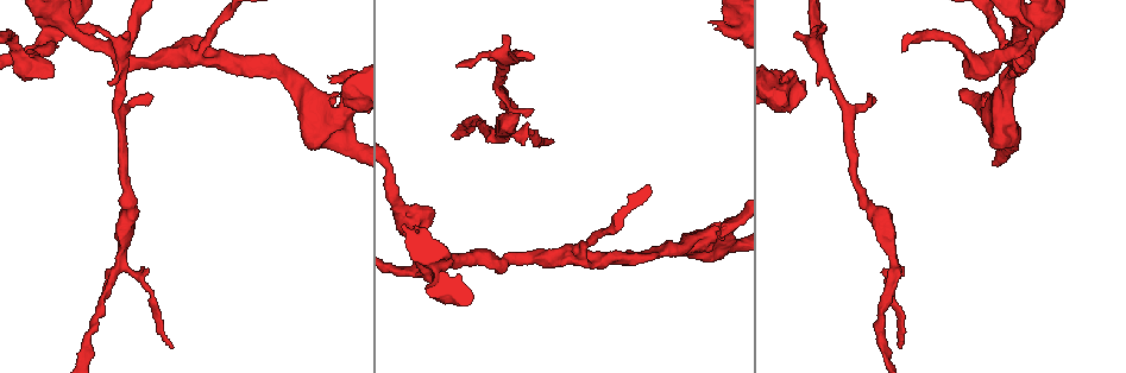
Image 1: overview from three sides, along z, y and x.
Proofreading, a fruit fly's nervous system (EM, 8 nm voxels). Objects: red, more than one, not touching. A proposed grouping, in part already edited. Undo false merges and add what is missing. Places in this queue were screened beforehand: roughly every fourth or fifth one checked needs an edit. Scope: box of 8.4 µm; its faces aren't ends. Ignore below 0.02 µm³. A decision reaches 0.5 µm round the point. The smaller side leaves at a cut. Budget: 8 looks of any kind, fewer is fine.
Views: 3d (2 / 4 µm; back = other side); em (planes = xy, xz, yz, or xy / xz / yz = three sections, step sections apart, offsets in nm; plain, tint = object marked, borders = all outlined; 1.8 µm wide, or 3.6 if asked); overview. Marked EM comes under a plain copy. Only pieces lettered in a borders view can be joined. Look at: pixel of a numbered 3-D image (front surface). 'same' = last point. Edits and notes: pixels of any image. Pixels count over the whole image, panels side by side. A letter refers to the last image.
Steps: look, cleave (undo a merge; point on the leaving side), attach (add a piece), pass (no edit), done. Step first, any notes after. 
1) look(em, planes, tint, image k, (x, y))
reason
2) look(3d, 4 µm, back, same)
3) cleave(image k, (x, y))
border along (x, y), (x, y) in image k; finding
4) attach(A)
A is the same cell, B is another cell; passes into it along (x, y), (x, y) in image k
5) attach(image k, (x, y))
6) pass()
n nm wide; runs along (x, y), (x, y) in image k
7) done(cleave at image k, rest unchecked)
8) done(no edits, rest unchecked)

look(em, planes, tint, image 1, (1007, 152))
calibre changes

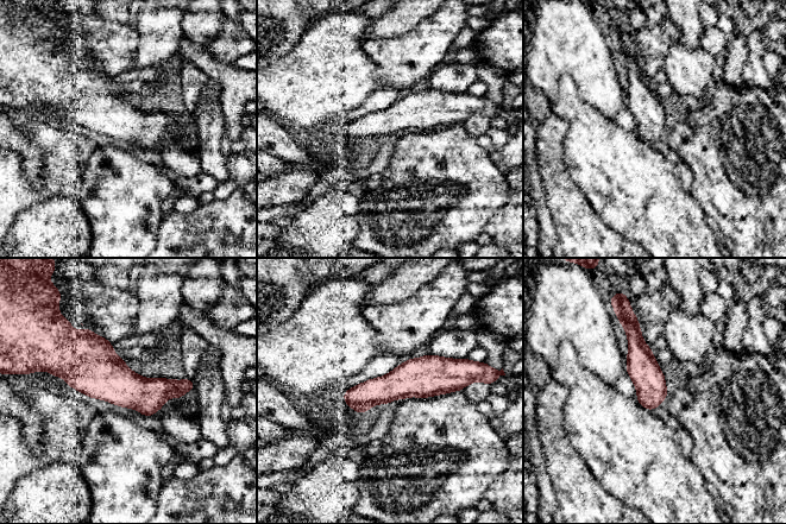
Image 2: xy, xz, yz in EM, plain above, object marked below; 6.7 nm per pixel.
look(em, planes, borders, same)
see the neighbours

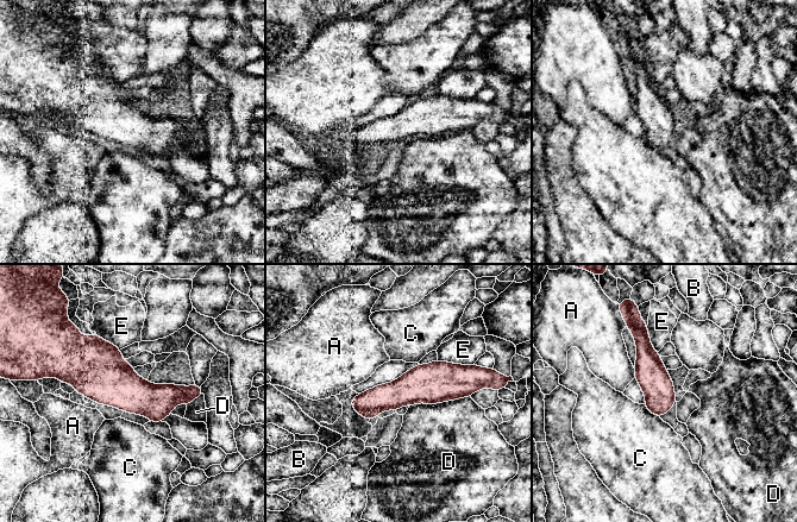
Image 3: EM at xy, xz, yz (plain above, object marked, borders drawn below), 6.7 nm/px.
pass()
D touches over 420 nm; A, B, C, D and E are other cells; continuous, no second neuron

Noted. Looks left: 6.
look(em, xz, step 16, tint, image 1, (119, 261))
three arms meet

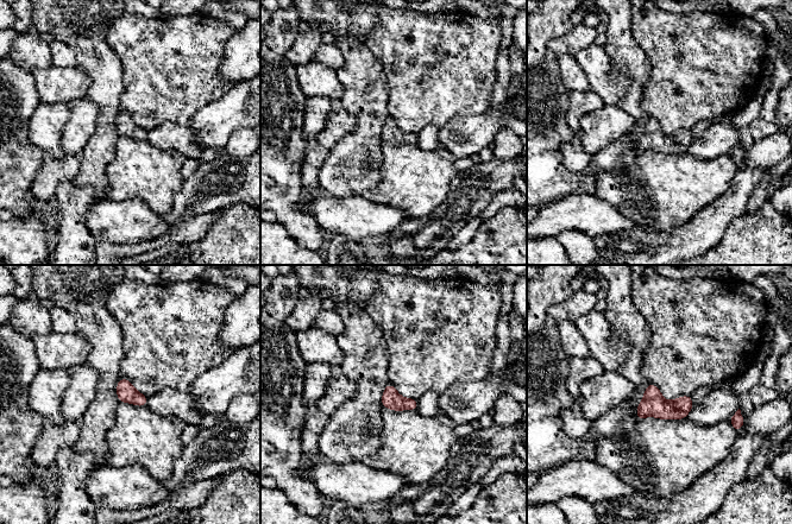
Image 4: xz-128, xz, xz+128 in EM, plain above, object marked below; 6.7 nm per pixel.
look(em, planes, borders, same)

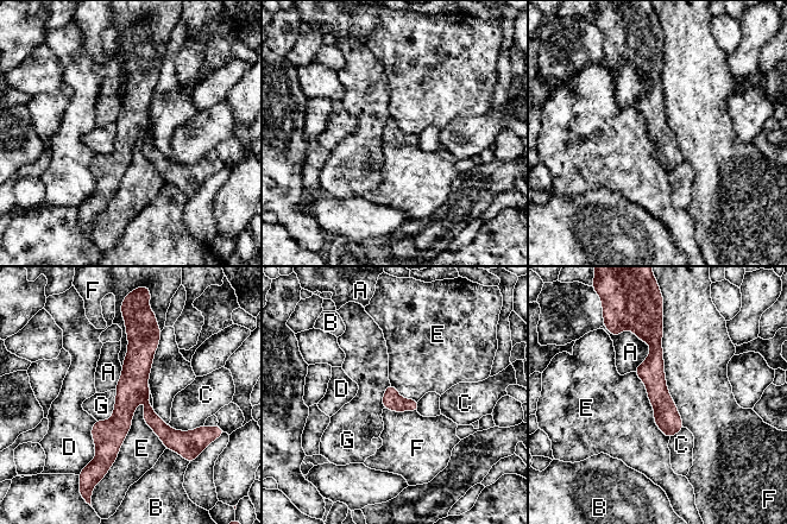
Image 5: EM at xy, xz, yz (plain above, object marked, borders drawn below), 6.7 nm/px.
pass()
130 nm wide; A, B, C, D, E, F and G are other cells; runs along (134, 328), (134, 383), (104, 466) in image 5; one neuron here

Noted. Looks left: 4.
look(em, 3.6 µm, planes, tint, image 1, (58, 19))
four or more arms meet

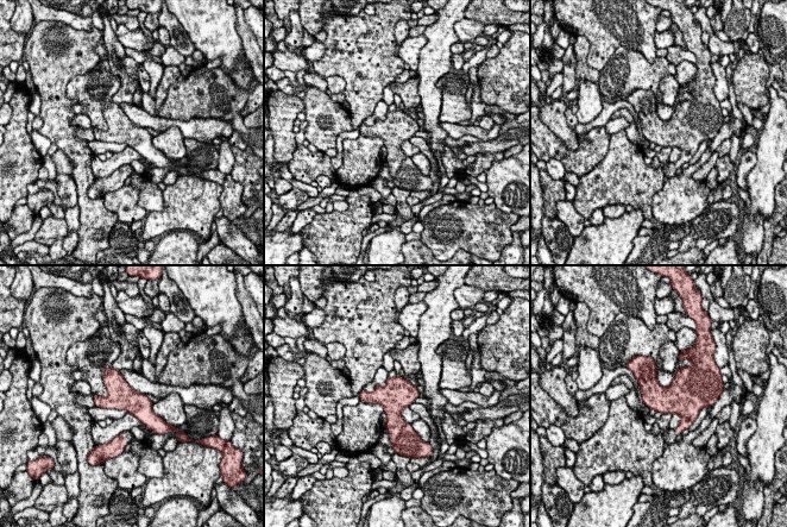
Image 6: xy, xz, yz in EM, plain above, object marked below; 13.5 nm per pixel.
look(em, 3.6 µm, planes, borders, same)
what lies round it

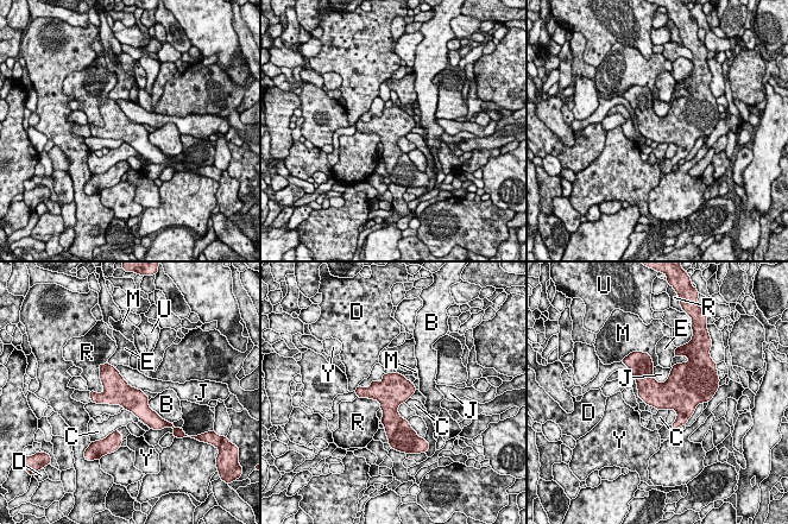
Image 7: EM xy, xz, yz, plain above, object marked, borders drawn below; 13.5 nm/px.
pass()
J touches over 480 nm; B, C, D, E, J, M, R, U and Y are other cells; border along (684, 361), (664, 382), (655, 380) in image 7; continuous, no second neuron

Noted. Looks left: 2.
done(no edits, rest unchecked)

